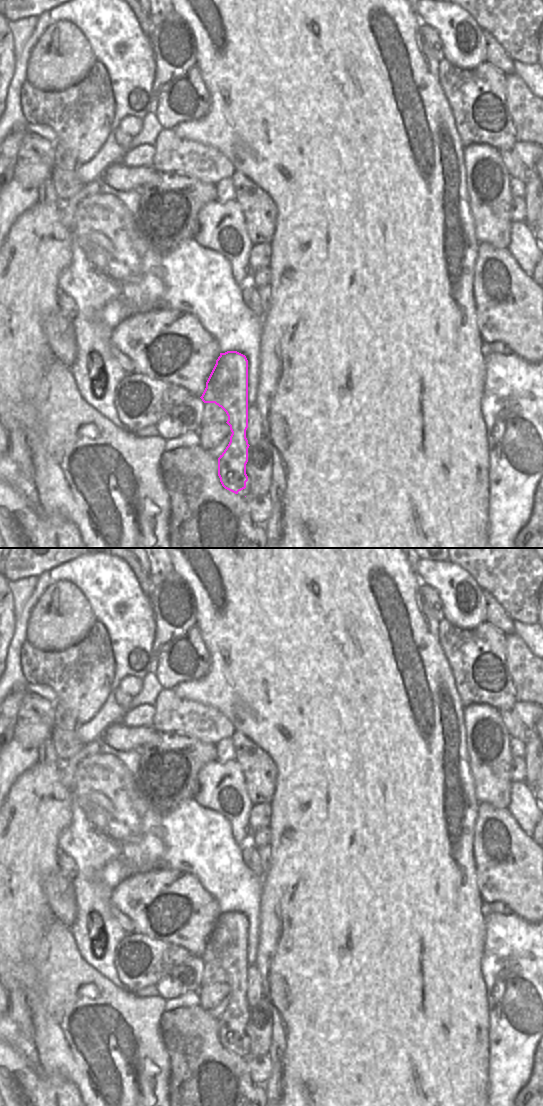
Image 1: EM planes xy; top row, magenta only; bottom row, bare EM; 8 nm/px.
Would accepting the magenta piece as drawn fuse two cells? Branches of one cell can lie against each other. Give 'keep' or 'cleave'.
keep

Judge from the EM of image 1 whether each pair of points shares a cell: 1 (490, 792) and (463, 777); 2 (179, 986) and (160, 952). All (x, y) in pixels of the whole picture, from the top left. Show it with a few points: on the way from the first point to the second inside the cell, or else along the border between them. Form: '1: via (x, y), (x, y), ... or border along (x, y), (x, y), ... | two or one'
1: border along (469, 760), (473, 789), (479, 803) | two
2: border along (189, 957), (155, 984) | two

